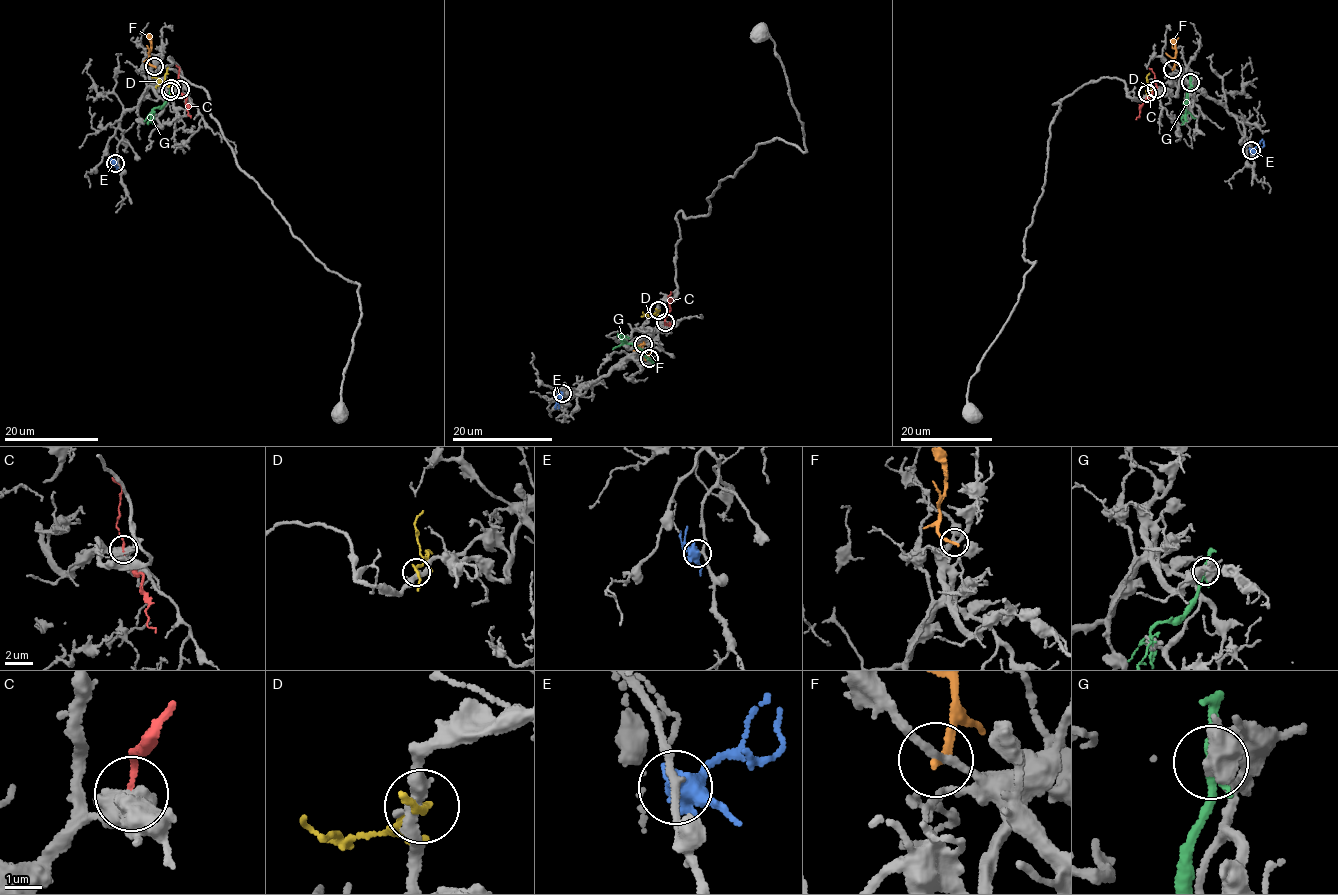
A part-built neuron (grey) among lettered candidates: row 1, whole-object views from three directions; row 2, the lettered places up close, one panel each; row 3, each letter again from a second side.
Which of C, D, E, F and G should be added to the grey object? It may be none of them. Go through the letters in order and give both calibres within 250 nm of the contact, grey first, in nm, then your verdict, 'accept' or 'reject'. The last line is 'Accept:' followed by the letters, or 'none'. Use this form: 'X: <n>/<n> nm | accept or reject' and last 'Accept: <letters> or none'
C: 600/130 nm | reject
D: 320/180 nm | reject
E: 170/500 nm | accept
F: 190/220 nm | reject
G: 500/280 nm | reject
Accept: E

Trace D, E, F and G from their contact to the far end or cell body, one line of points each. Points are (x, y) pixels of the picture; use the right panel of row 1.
D: (1147, 94), (1149, 73)
E: (1250, 150), (1264, 145), (1264, 141)
F: (1172, 69), (1174, 42), (1178, 38)
G: (1190, 82), (1183, 121), (1181, 110)

